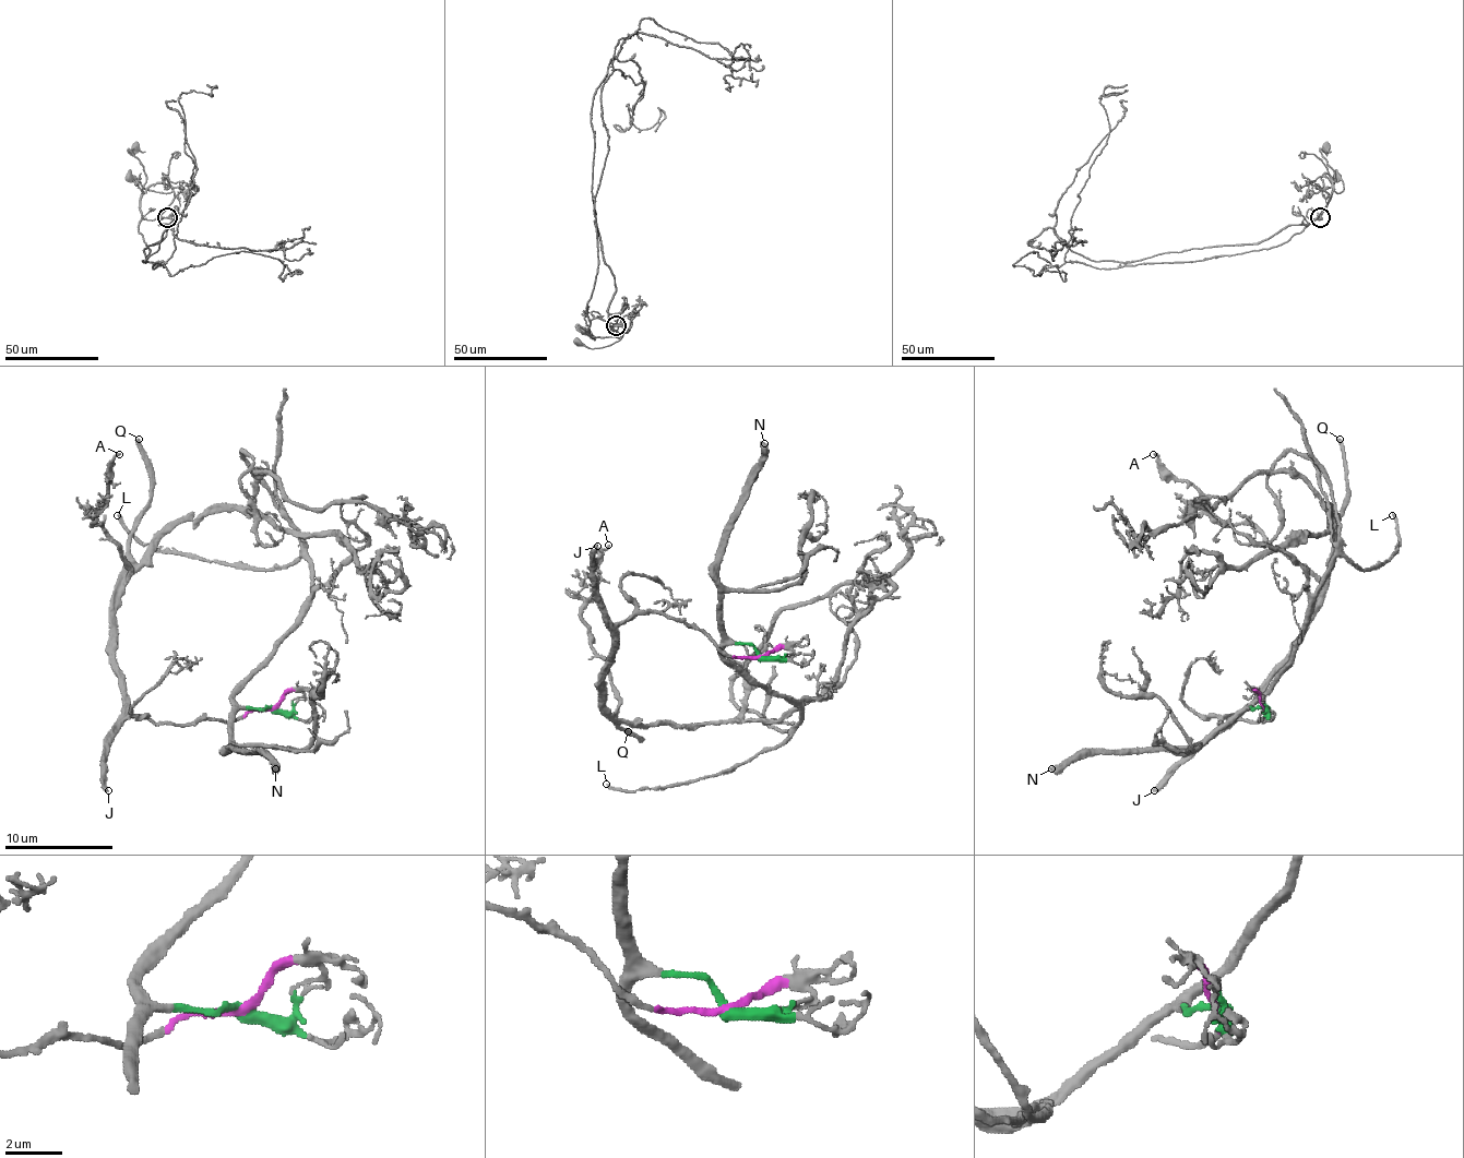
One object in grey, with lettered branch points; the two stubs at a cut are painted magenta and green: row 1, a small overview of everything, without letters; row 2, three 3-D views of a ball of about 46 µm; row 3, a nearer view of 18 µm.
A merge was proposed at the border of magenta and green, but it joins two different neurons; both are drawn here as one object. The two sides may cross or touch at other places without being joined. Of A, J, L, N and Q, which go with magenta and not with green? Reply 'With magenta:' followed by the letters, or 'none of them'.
With magenta: A, J, Q

